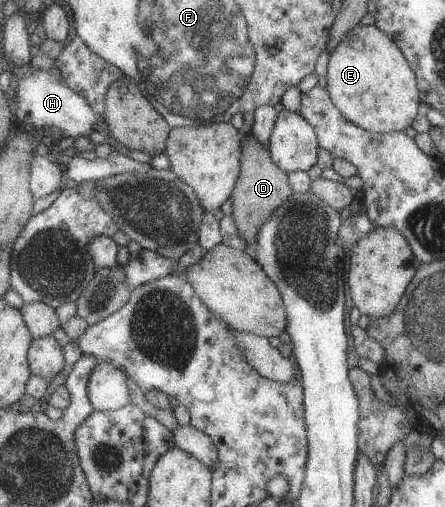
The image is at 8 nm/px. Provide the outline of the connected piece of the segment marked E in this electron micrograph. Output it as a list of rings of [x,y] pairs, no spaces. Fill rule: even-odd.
[[[377,26],[352,27],[329,53],[326,69],[329,99],[339,113],[368,132],[393,133],[411,125],[419,105],[416,77],[401,50]]]

